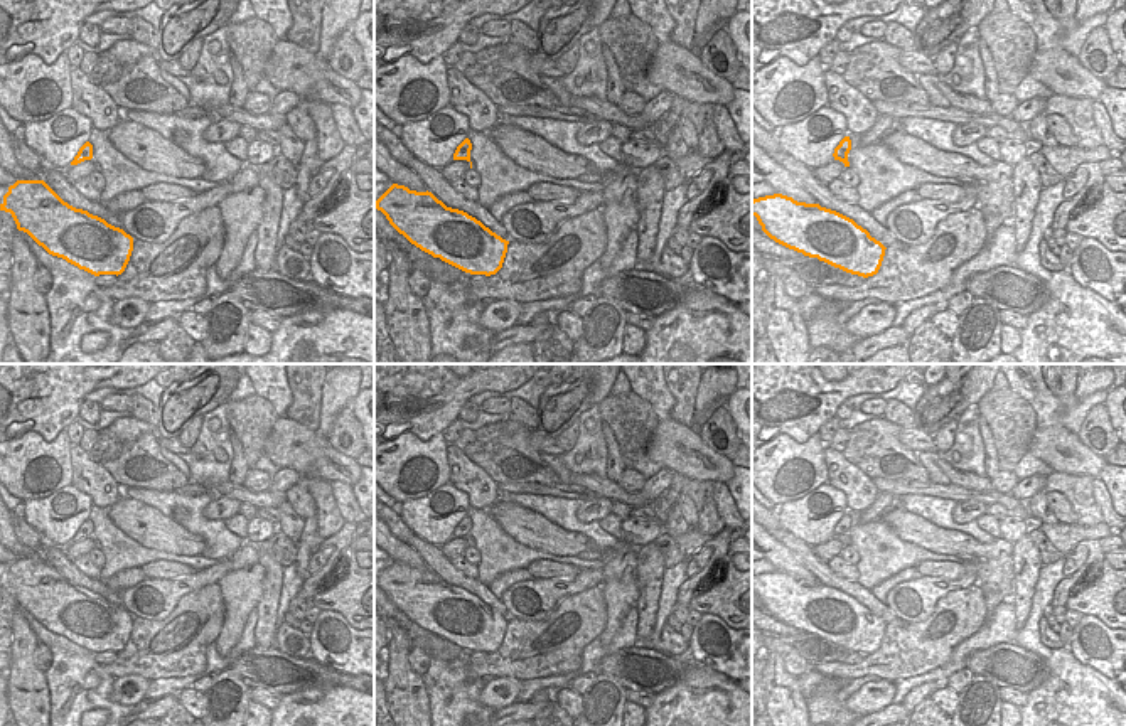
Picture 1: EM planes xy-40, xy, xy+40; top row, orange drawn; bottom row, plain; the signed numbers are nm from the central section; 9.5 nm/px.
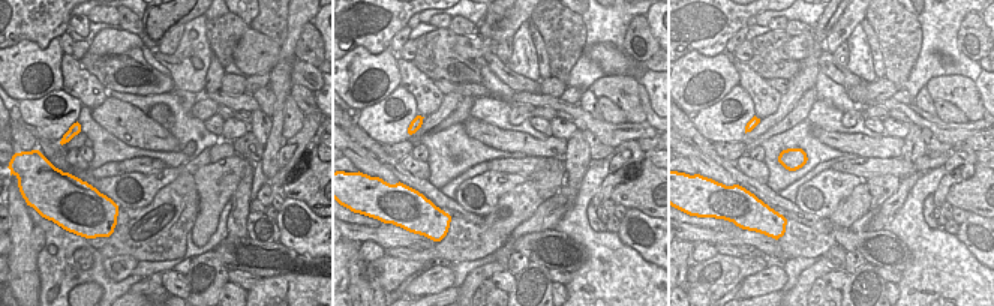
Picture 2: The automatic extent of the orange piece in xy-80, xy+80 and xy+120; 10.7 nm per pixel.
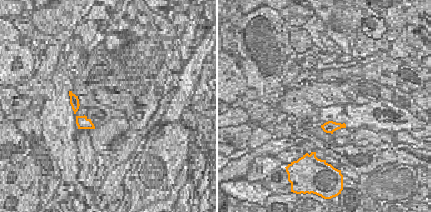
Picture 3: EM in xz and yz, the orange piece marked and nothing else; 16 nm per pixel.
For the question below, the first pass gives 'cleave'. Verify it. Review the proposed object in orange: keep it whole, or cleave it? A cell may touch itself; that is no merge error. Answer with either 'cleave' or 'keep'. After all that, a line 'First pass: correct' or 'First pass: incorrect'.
keep
First pass: incorrect

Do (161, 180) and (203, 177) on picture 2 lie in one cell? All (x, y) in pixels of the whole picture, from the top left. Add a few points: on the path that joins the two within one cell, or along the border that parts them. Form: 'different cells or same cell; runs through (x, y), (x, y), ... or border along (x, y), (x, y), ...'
different cells; border along (209, 162), (192, 174)

